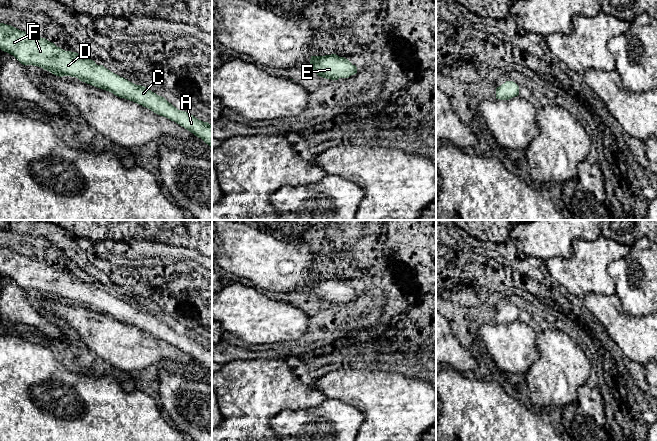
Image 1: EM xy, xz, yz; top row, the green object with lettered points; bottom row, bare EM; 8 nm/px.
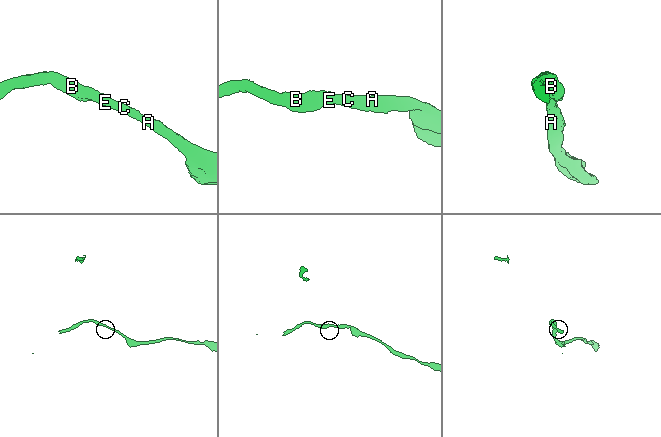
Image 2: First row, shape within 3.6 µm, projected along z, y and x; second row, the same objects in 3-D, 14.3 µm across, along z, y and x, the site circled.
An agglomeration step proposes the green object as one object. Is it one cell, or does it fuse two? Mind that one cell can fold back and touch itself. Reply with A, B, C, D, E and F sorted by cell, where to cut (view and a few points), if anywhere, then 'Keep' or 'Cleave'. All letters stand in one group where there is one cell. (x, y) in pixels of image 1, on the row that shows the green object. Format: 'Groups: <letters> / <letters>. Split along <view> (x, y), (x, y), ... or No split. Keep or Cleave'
Groups: A B C D E F. No split. Keep

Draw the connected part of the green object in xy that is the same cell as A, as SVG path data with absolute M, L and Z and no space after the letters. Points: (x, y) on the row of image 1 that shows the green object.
M0 23L0 49L13 55L25 66L38 66L59 77L76 77L82 82L142 105L176 122L212 148L212 124L178 110L164 97L120 77L89 58L65 51L45 38L4 23Z

